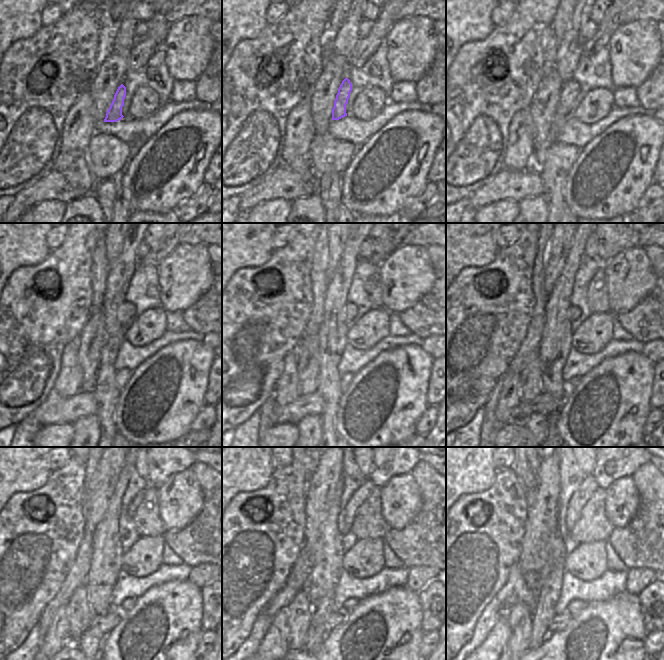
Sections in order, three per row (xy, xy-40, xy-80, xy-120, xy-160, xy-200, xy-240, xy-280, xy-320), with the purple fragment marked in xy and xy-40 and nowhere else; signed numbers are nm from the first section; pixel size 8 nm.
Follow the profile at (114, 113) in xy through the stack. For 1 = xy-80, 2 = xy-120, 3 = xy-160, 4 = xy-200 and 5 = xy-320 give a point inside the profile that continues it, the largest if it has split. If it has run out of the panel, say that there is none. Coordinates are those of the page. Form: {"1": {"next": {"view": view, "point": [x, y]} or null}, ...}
{"1": {"next": {"view": "xy-80", "point": [571, 89]}}, "2": {"next": {"view": "xy-120", "point": [126, 311]}}, "3": {"next": {"view": "xy-160", "point": [350, 310]}}, "4": {"next": {"view": "xy-200", "point": [573, 312]}}, "5": {"next": {"view": "xy-320", "point": [587, 488]}}}

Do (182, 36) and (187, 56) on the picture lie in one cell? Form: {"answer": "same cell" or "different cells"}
{"answer": "same cell"}

